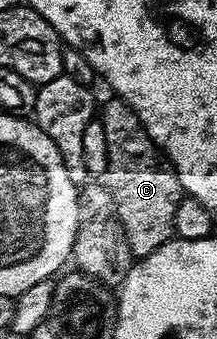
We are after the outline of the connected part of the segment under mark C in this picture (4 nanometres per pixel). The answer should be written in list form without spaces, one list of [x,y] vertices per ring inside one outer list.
[[[110,97],[103,107],[101,104],[100,119],[101,115],[102,135],[106,138],[106,167],[110,170],[111,177],[114,178],[114,204],[130,246],[130,254],[134,257],[151,255],[153,251],[160,249],[160,245],[175,238],[174,218],[176,217],[176,205],[184,197],[182,186],[178,176],[174,174],[174,168],[160,158],[158,144],[142,128],[142,122],[139,121],[138,115],[125,101],[117,97]]]

